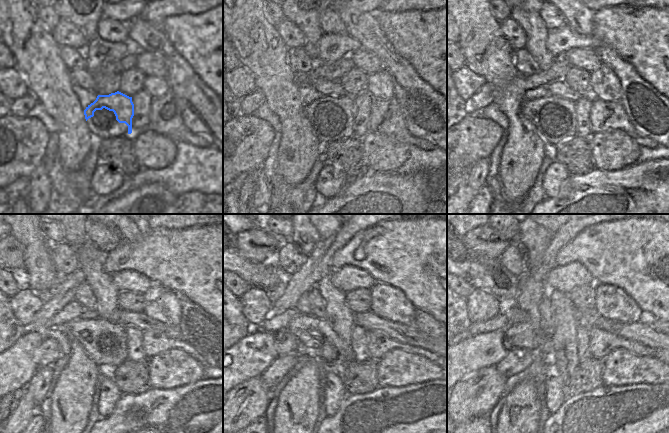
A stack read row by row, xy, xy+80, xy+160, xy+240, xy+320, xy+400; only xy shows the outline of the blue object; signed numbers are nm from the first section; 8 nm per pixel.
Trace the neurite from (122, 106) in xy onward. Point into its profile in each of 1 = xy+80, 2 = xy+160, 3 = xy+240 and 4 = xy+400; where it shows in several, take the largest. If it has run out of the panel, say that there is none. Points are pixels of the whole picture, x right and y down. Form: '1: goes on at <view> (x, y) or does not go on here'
1: goes on at xy+80 (341, 105)
2: goes on at xy+160 (551, 104)
3: goes on at xy+240 (106, 331)
4: goes on at xy+400 (514, 315)

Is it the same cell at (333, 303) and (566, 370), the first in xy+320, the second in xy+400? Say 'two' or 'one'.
one

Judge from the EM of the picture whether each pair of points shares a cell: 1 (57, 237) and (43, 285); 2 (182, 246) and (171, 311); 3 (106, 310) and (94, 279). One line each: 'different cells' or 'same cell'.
1: different cells
2: different cells
3: same cell

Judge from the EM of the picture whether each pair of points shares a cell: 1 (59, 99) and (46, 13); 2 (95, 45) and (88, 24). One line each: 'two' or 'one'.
1: two
2: two

